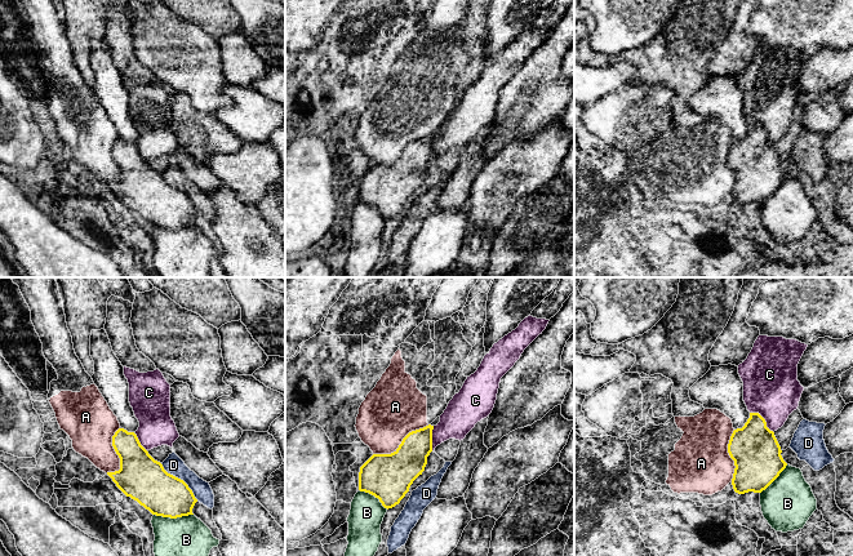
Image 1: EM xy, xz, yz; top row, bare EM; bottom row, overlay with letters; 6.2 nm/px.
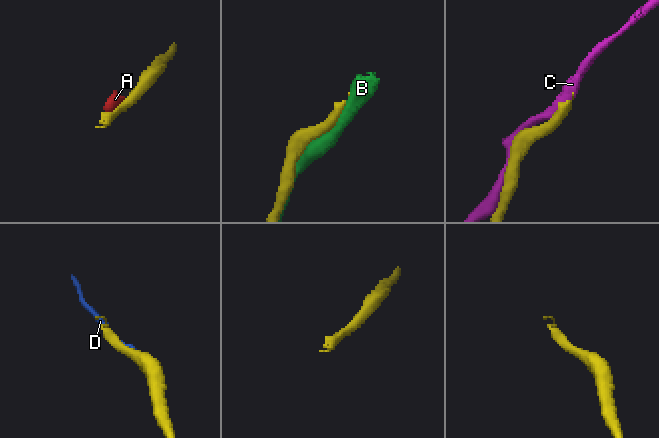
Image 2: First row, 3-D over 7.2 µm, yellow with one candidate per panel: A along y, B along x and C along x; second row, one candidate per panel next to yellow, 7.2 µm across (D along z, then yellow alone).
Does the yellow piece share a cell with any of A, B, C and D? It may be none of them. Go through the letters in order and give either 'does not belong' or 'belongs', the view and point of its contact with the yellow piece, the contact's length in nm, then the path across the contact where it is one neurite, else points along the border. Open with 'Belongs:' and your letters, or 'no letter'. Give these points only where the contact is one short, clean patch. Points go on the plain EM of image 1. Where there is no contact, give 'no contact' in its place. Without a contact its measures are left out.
Belongs: no letter
A: does not belong; contact xz (401, 154); length 400 nm
B: does not belong; contact xy (173, 228); length 240 nm
C: does not belong; contact yz (764, 130); length 200 nm
D: does not belong; contact xy (180, 190); length 340 nm

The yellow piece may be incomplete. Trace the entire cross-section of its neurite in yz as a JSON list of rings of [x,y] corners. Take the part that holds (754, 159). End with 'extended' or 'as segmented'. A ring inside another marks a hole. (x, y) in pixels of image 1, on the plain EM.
[[[750,124],[742,139],[733,142],[728,164],[734,172],[732,196],[736,204],[761,204],[786,179],[774,143],[759,124]]] | as segmented

